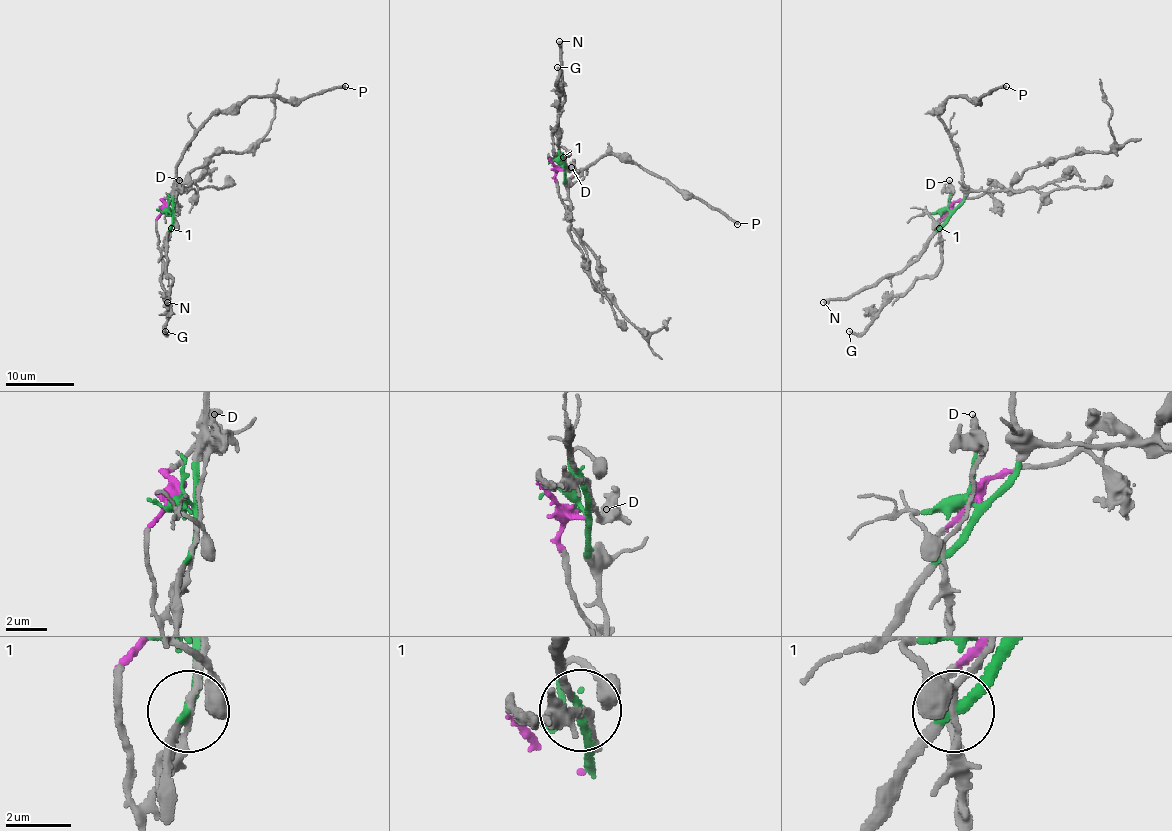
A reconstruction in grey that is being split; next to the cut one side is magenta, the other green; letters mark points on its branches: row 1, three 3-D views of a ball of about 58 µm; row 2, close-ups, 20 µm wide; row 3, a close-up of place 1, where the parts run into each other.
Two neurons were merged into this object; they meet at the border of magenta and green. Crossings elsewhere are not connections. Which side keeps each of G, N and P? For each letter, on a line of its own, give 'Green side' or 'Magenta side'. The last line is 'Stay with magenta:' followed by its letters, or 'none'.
G: Magenta side
N: Green side
P: Green side
Stay with magenta: G

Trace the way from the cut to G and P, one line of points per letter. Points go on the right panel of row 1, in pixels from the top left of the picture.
G: (951, 213), (937, 223), (941, 268), (934, 274), (920, 276), (903, 293), (896, 293), (862, 333), (850, 331)
P: (951, 214), (963, 199), (961, 166), (954, 142), (937, 111), (949, 97), (979, 99), (992, 89), (1006, 85)

